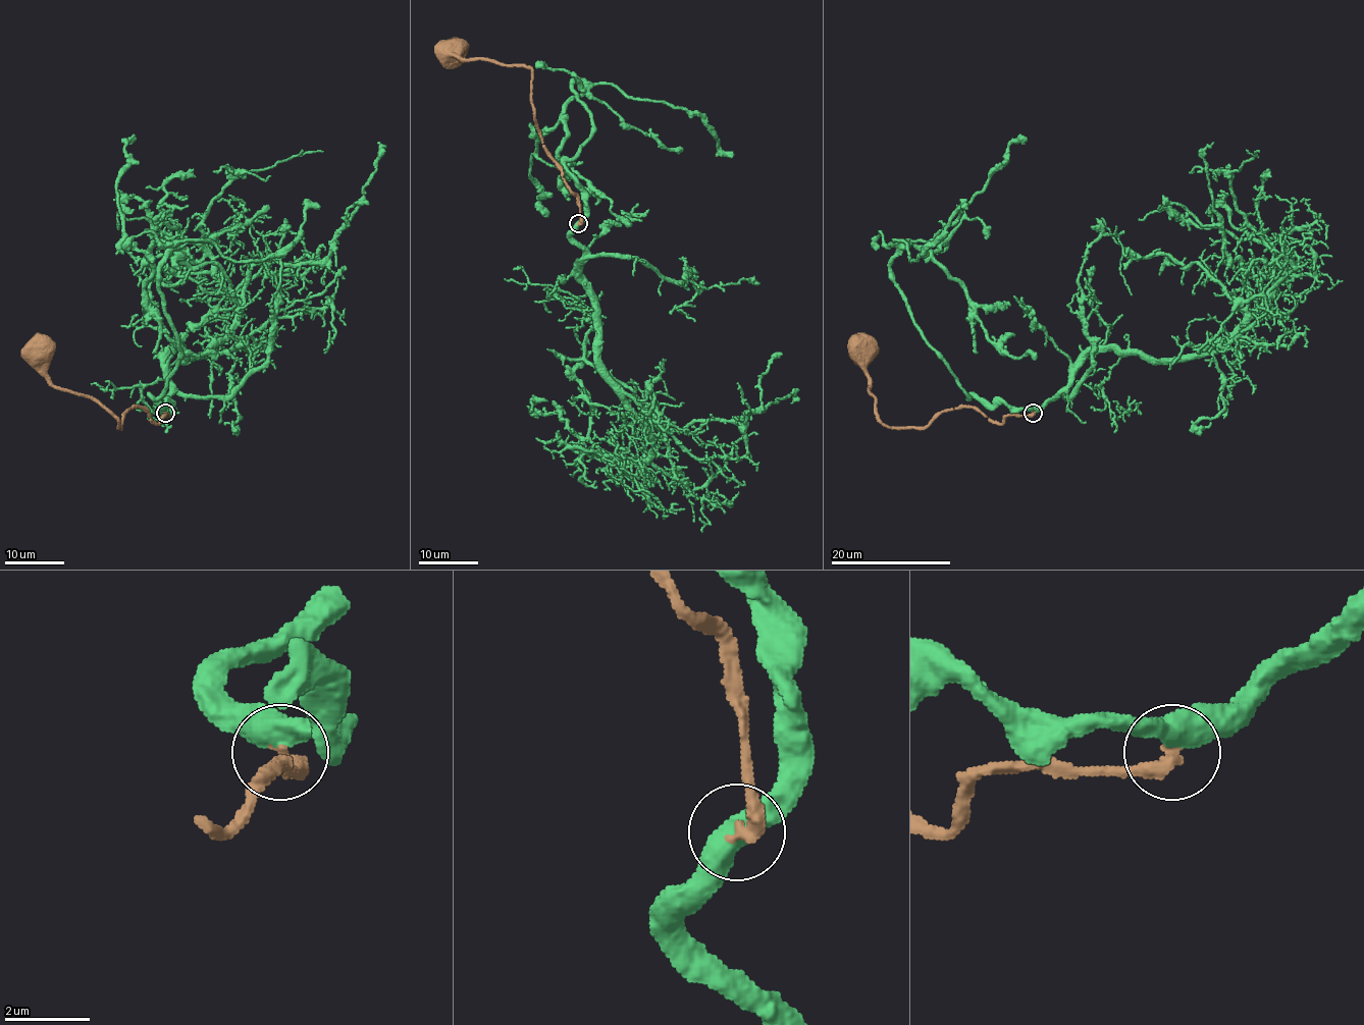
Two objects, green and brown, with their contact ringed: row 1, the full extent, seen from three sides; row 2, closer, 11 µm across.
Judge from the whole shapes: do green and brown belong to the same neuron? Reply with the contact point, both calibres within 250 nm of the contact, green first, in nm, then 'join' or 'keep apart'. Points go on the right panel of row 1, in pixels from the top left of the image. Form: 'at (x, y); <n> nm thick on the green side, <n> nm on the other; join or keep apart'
at (1033, 413); 500 nm thick on the green side, 340 nm on the other; join

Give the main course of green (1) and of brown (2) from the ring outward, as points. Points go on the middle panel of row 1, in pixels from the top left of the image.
1: (578, 223), (599, 362), (651, 443), (645, 459), (616, 455), (614, 438), (642, 420), (736, 448)
2: (578, 223), (580, 201), (543, 147), (533, 114), (529, 67), (483, 58), (463, 58), (451, 47), (450, 49)

